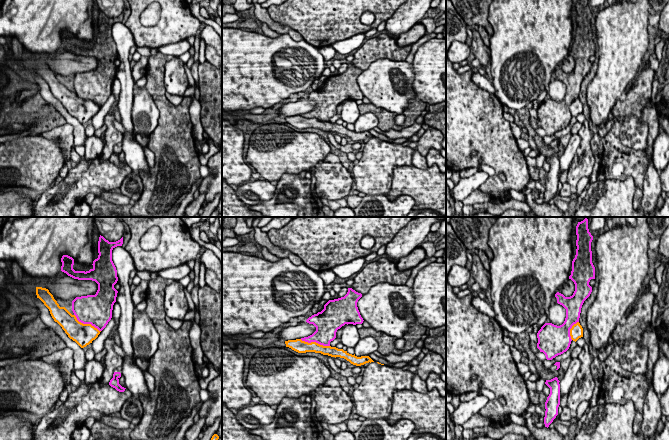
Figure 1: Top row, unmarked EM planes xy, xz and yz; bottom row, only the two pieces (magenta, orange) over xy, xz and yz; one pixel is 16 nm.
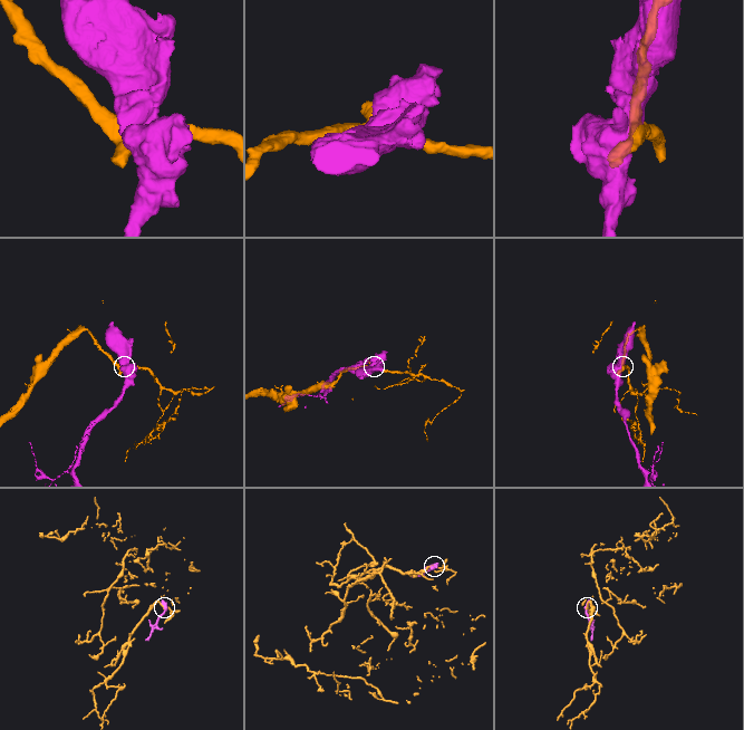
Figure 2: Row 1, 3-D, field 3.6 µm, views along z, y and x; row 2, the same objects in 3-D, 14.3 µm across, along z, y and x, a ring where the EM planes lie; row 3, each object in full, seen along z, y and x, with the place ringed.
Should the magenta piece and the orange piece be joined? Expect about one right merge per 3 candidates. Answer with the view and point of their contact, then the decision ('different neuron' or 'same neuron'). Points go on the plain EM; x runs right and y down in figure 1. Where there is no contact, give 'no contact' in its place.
xz (315, 117) | different neuron

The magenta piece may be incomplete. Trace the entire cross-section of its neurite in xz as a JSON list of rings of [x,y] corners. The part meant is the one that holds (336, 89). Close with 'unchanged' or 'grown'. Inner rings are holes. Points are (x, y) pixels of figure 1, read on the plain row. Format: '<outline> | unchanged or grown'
[[[348,64],[344,73],[329,76],[321,88],[306,96],[307,99],[316,103],[316,107],[308,113],[301,114],[301,116],[330,122],[330,118],[336,114],[337,106],[342,102],[345,100],[362,100],[364,96],[357,83],[357,78],[361,73],[361,69]]] | unchanged

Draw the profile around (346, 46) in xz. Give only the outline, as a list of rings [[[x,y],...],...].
[[[356,34],[348,39],[337,41],[331,46],[336,50],[336,52],[339,52],[341,54],[348,54],[360,48],[363,45],[364,39],[364,34]]]

